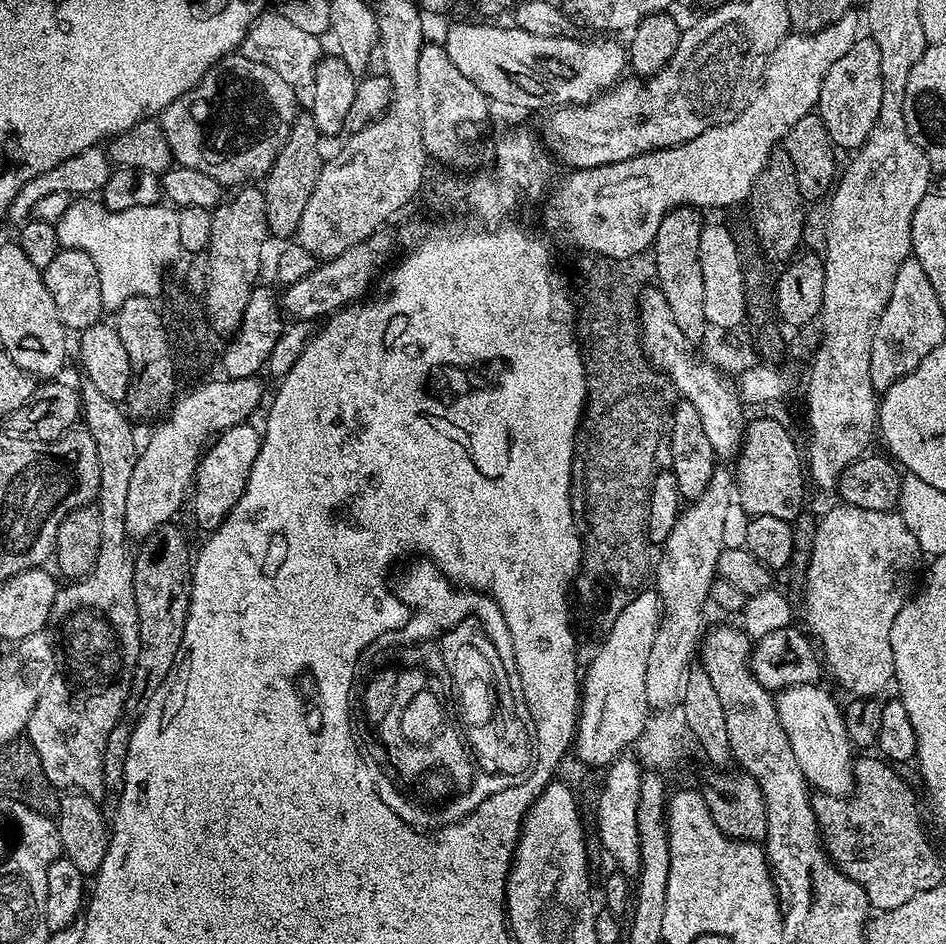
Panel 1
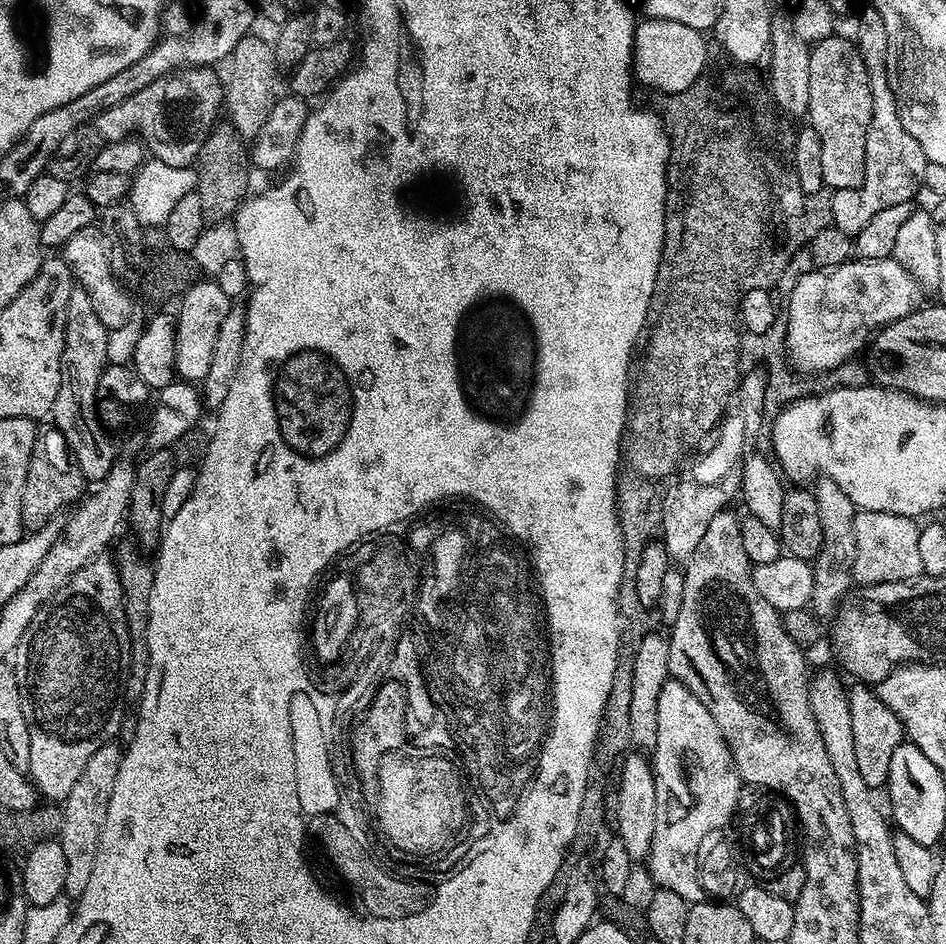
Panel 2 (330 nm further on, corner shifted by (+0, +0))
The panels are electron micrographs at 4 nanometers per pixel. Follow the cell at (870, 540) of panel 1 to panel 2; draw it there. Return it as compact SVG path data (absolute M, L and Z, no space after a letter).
M857 511L854 518L856 553L852 567L853 581L857 585L863 586L916 579L923 573L921 555L918 554L918 540L921 529L921 525L910 516Z

